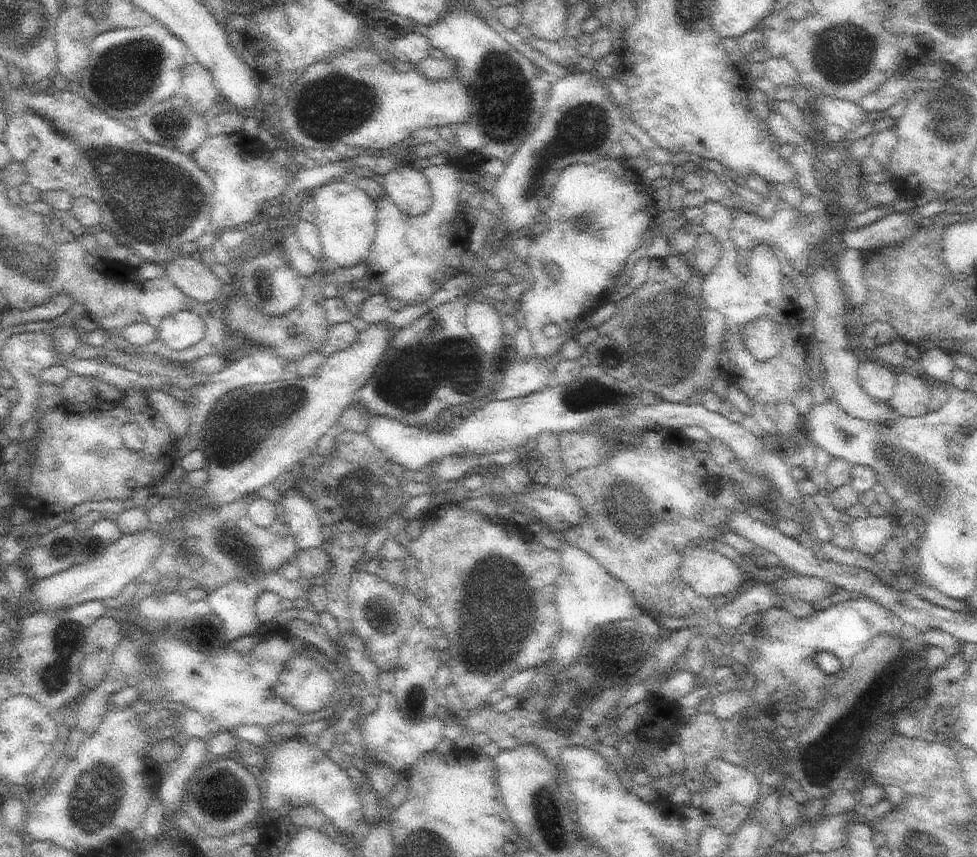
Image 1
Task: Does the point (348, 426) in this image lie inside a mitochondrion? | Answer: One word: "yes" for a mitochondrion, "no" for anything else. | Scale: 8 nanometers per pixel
no

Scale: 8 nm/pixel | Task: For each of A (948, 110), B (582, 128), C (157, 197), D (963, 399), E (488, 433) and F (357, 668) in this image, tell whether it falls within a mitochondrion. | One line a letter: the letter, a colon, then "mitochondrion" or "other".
A: mitochondrion
B: mitochondrion
C: mitochondrion
D: other
E: other
F: other

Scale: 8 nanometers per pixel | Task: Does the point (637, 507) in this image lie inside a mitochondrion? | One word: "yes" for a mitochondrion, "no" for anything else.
yes

